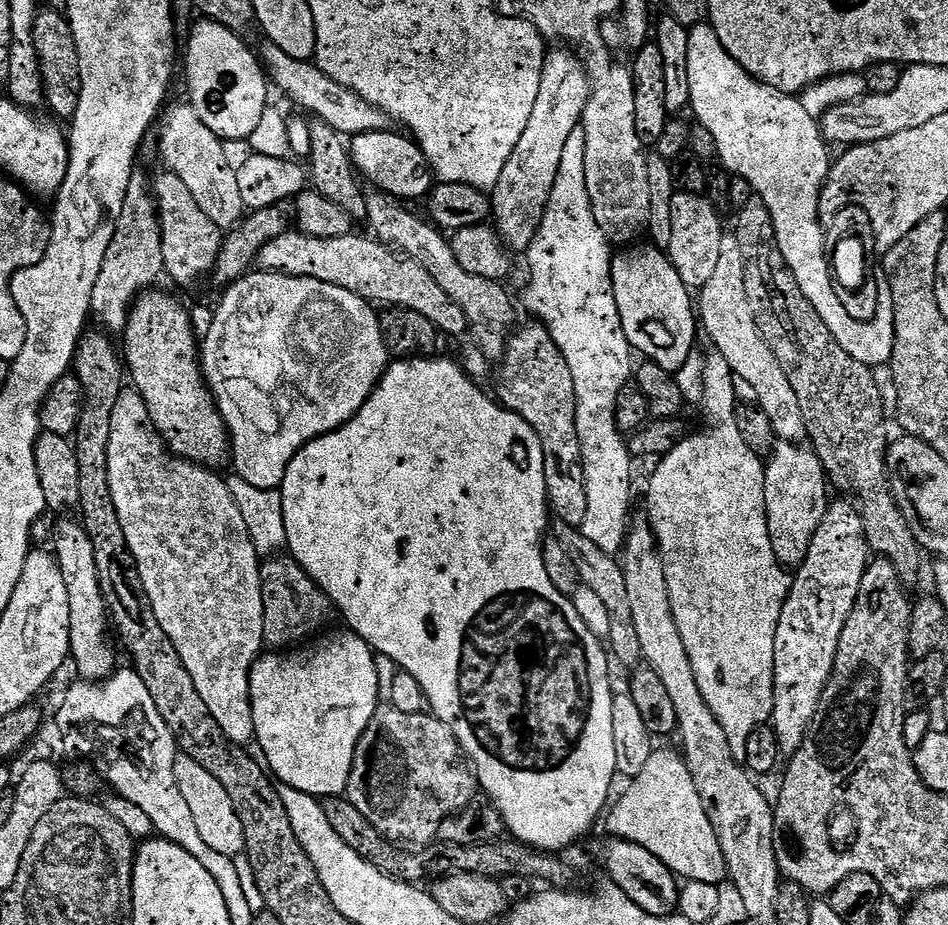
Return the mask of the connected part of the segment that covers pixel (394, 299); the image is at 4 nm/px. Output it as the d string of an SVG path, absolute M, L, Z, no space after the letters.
M289 230L278 234L278 238L263 248L256 264L261 272L286 274L294 278L318 278L318 282L342 286L342 290L350 290L350 294L358 294L363 300L380 306L418 310L418 314L430 318L430 322L434 322L445 337L460 336L470 328L462 306L458 306L458 302L454 302L454 298L450 298L446 290L434 282L434 278L430 278L421 264L368 234L314 238L299 230Z

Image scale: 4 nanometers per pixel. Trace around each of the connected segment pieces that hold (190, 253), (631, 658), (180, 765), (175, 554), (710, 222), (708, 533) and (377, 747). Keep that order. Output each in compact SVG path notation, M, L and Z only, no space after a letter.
M161 170L156 180L150 184L152 194L156 197L156 208L160 212L162 230L162 258L167 279L176 284L192 284L204 275L211 273L216 266L220 247L224 244L225 233L198 207L198 201L190 194L190 189L182 183L178 174Z
M553 519L550 524L551 539L562 542L562 550L570 557L570 562L580 575L580 583L583 587L594 590L598 598L606 606L610 614L610 638L606 641L607 651L611 659L616 660L624 668L635 669L641 663L643 657L642 645L638 642L637 627L634 626L633 609L630 607L629 591L626 590L626 576L623 574L623 566L616 556L606 554L606 550L598 550L590 538L580 533L579 528L571 528L566 522Z
M180 754L174 762L174 778L178 782L178 790L182 790L182 799L198 826L198 835L206 841L210 850L218 850L218 854L236 857L244 852L246 830L242 826L242 818L222 782L214 778L214 774L206 774L203 766L198 766L194 758Z
M126 386L122 394L118 394L118 402L114 402L114 414L110 418L110 498L114 498L114 510L118 510L118 522L122 522L122 534L126 534L126 542L130 546L130 554L134 554L134 562L138 566L138 574L142 574L142 586L146 590L146 598L150 598L150 606L154 606L154 618L158 618L158 626L166 630L166 638L174 642L178 650L178 658L182 666L194 678L194 690L206 702L206 710L214 714L214 722L222 726L222 734L230 738L232 744L248 746L253 743L254 714L250 702L250 674L261 655L264 643L264 607L262 606L262 582L260 581L260 565L262 557L256 553L254 542L250 538L250 530L242 519L242 510L238 510L238 502L234 502L234 494L230 494L228 481L219 471L205 468L203 464L191 464L180 456L174 456L164 445L164 439L156 433L154 422L150 422L150 410L146 410L146 402L135 387Z
M677 192L670 202L670 246L666 250L682 282L689 290L699 290L710 282L718 267L718 254L722 251L722 238L726 228L720 225L720 216L704 194Z
M712 350L704 357L705 360L705 396L699 407L704 411L704 420L708 423L705 432L693 431L680 444L674 446L666 455L659 457L656 469L648 480L648 511L646 517L651 523L654 535L656 535L661 560L664 563L666 585L669 586L670 610L674 622L677 623L678 632L681 634L682 642L685 643L685 652L689 656L690 666L694 670L694 678L697 679L698 690L704 699L714 718L726 730L726 738L730 742L732 755L743 758L746 754L746 738L762 724L771 721L774 710L774 634L778 634L778 618L782 618L782 606L786 602L788 592L792 588L789 573L785 571L774 558L774 546L770 546L770 530L766 518L766 494L764 493L764 466L765 461L754 455L742 442L742 434L738 434L738 422L736 421L736 410L738 401L734 394L734 378L732 367L722 354Z
M381 706L376 709L374 718L370 718L370 726L366 726L366 730L356 747L354 762L352 763L352 773L348 779L346 799L359 810L362 818L366 818L383 836L387 836L392 843L401 846L412 846L408 844L428 844L432 839L435 841L440 835L442 822L446 818L450 818L454 813L460 812L468 804L473 803L477 799L476 792L478 796L476 773L471 763L466 759L464 750L456 740L456 735L450 730L450 726L446 726L438 717L428 712L423 712L422 714L402 714L402 710L397 708Z

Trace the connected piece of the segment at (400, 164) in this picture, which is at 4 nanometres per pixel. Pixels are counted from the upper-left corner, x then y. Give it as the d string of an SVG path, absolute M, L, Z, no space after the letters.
M396 130L367 132L353 136L350 140L352 162L356 165L357 173L367 183L369 180L375 189L389 192L401 202L423 201L434 187L434 173L428 164L426 154L422 154L415 139L404 136L399 136Z

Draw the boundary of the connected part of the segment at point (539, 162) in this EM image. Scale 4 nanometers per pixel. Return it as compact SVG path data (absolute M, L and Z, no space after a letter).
M549 51L545 55L542 86L538 86L538 98L530 122L526 122L526 130L522 130L522 138L518 138L518 146L514 146L514 154L506 158L506 167L490 192L494 227L500 239L516 254L527 253L534 238L540 235L542 218L550 202L550 190L554 190L561 179L564 151L572 135L575 132L577 135L581 127L586 102L592 93L592 81L588 79L583 59L575 51L564 51L568 52Z

